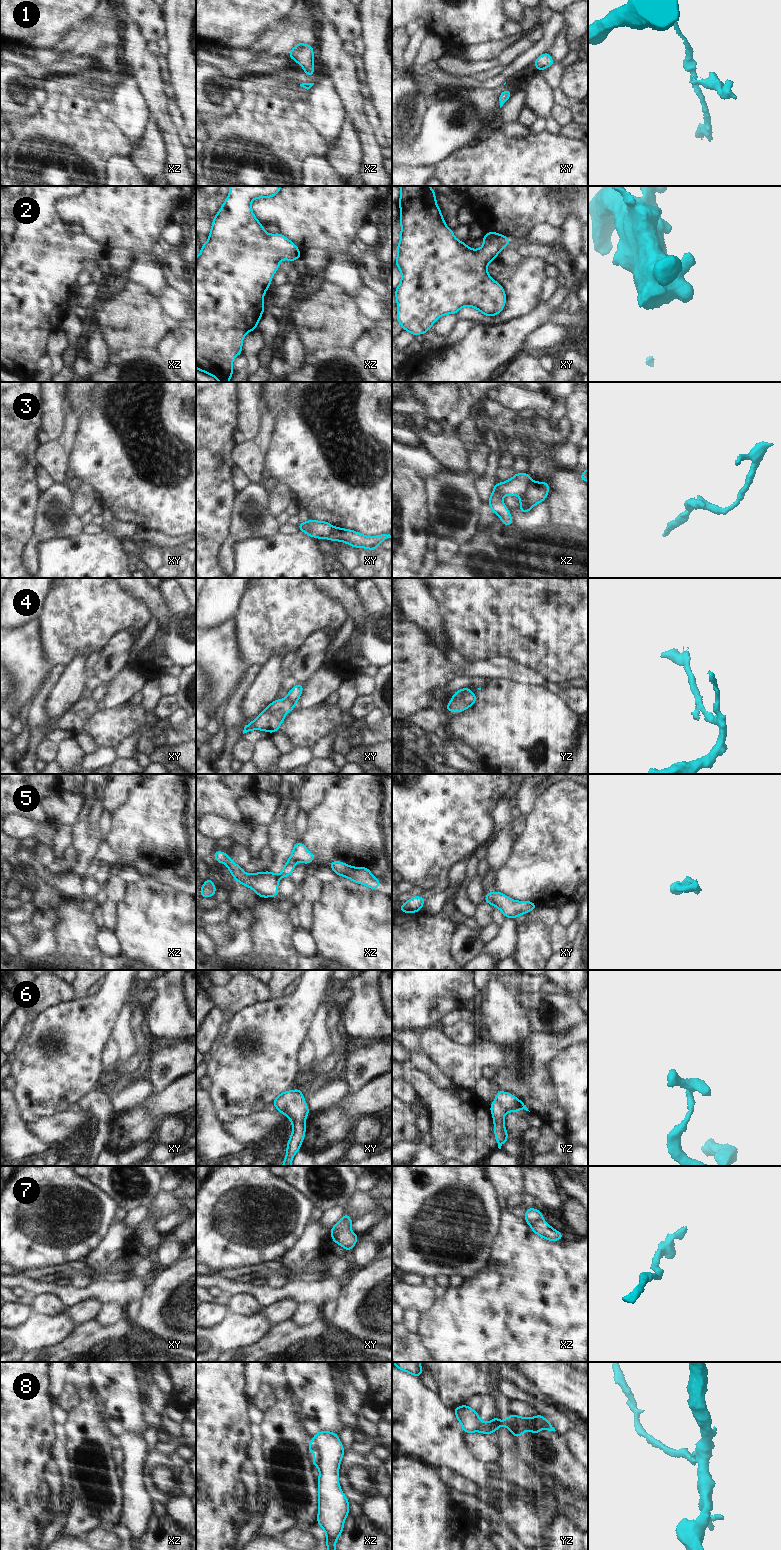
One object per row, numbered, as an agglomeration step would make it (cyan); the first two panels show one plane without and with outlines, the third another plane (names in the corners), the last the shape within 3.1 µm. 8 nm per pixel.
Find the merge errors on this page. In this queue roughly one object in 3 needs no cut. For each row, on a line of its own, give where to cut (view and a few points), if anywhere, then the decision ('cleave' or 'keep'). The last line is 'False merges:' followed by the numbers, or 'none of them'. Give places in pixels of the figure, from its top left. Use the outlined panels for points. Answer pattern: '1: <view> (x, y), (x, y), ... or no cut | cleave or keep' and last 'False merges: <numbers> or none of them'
1: xy (507, 90), (511, 92) | cleave
2: no cut | keep
3: xz (530, 480), (523, 495) | cleave
4: yz (470, 692), (465, 694), (450, 711) | cleave
5: no cut | keep
6: no cut | keep
7: xy (333, 1227), (336, 1230), (334, 1240) | cleave
8: xz (312, 1442), (319, 1455), (317, 1465) | cleave
False merges: 1, 3, 4, 7, 8

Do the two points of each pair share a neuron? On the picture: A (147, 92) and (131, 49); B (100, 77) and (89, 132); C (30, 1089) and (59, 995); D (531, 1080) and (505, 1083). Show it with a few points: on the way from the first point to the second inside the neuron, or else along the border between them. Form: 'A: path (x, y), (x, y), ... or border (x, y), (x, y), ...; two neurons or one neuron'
A: path (147, 81), (146, 65), (142, 60); one neuron
B: path (86, 90), (85, 118); one neuron
C: border (73, 999), (67, 1002), (58, 1002), (37, 1015); two neurons
D: path (525, 1082), (511, 1082); one neuron

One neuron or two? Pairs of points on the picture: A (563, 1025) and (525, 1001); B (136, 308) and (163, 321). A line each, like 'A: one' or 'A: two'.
A: one
B: one

